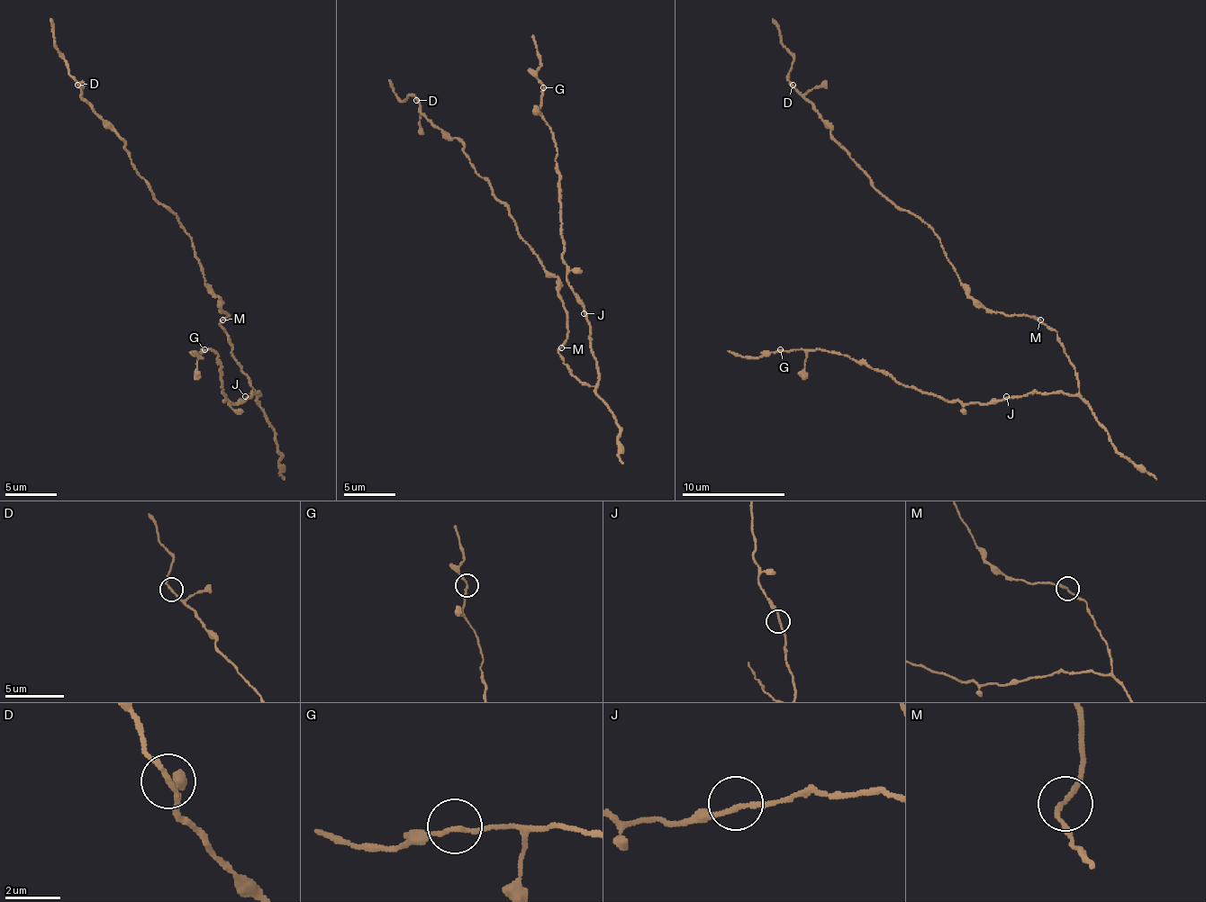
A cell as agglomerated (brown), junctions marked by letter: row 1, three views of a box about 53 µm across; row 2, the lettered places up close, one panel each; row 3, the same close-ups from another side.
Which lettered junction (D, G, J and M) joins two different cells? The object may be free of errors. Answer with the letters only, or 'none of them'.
none of them

